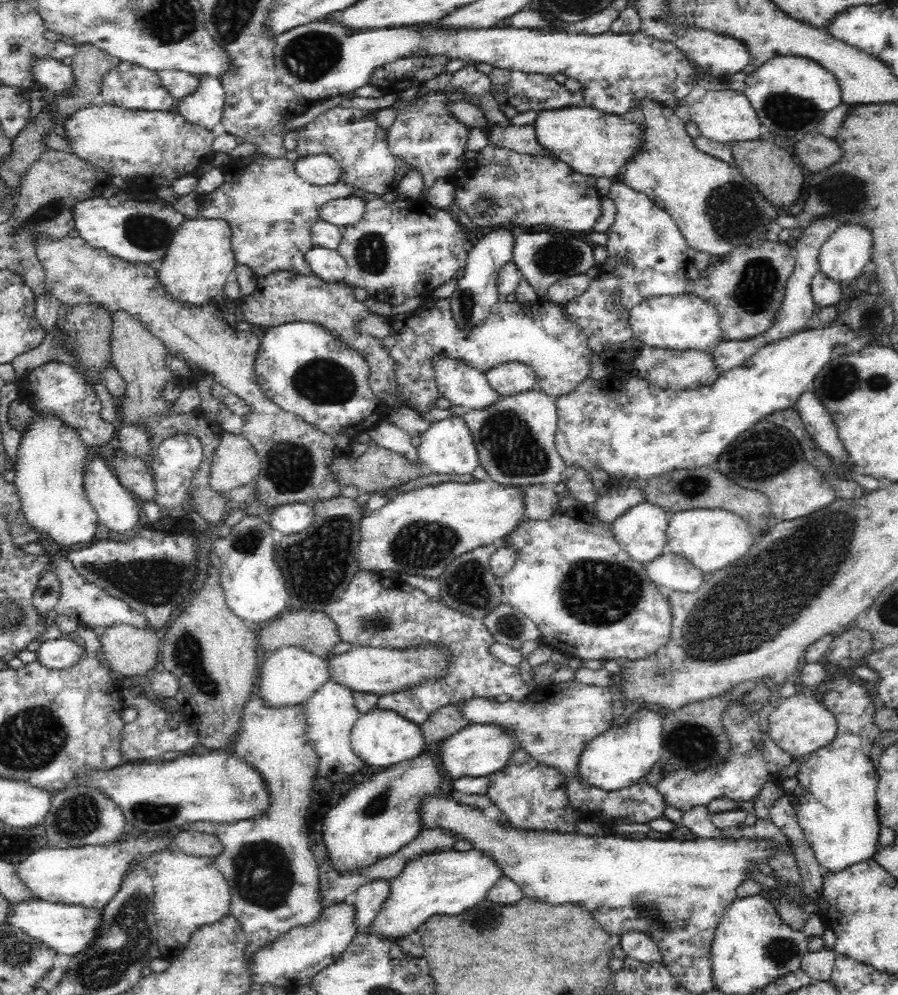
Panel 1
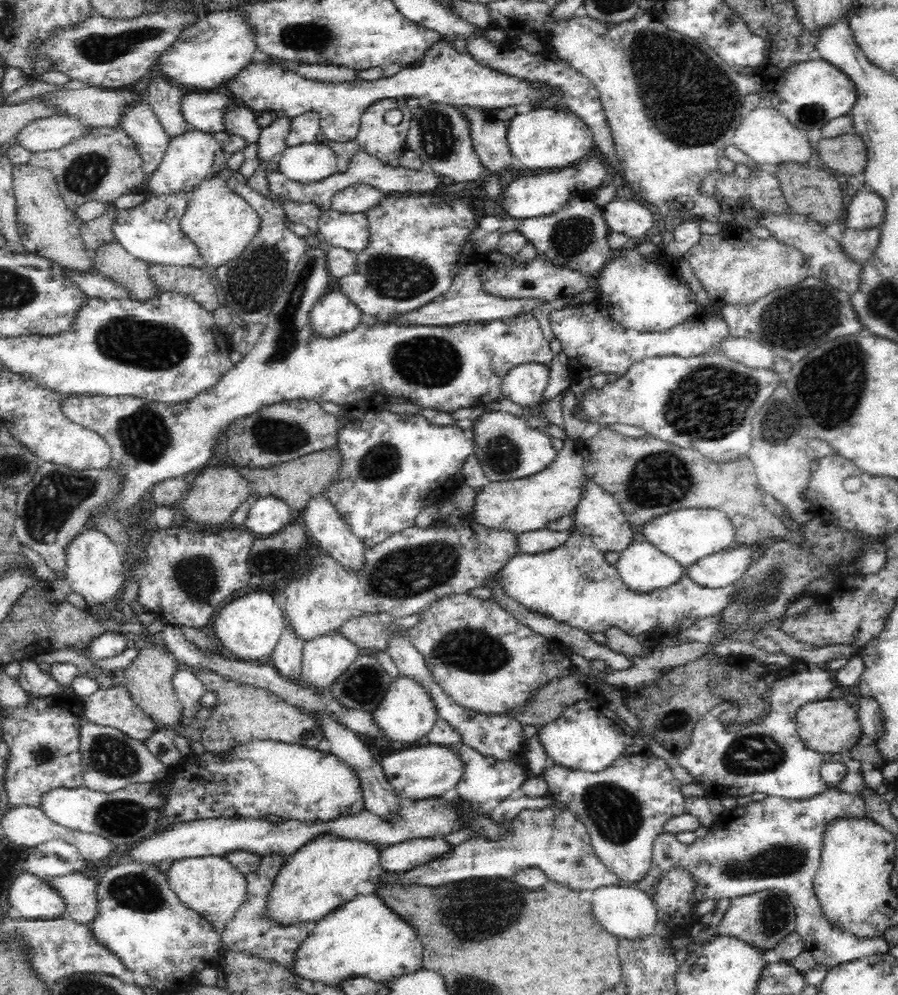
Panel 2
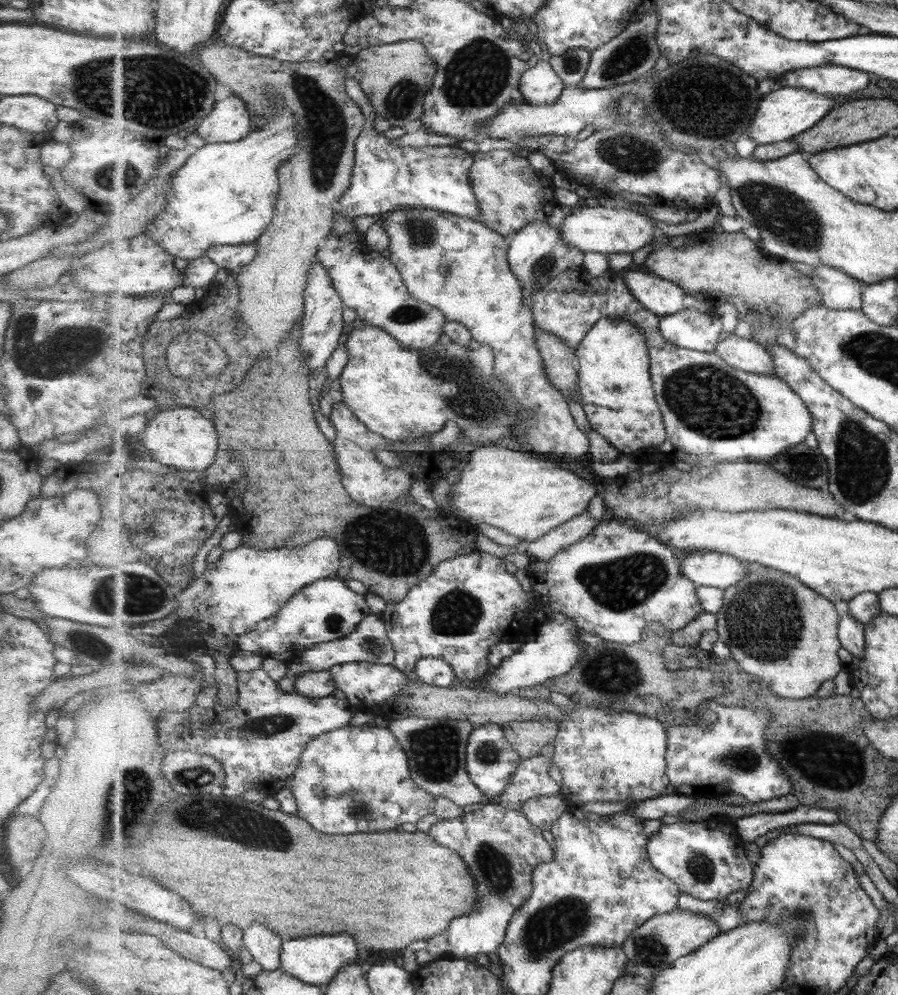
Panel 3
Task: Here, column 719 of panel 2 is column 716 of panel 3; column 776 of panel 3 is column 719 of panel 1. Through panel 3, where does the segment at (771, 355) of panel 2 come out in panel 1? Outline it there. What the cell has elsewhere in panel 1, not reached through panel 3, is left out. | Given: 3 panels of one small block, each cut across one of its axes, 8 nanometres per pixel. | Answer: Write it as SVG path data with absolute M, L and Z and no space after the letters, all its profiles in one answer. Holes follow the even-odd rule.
M642 346L636 359L633 360L633 371L647 378L655 386L672 390L692 390L693 387L713 384L721 375L718 371L714 354L702 350L670 350Z

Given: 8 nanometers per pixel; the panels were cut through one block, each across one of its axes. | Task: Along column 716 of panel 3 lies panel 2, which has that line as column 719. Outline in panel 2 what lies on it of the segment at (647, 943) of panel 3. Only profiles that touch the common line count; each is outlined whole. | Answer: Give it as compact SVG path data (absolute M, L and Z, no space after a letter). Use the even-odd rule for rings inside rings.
M777 888L759 890L754 894L740 895L731 899L726 914L713 930L712 939L736 938L748 947L766 953L776 948L786 936L795 932L795 909L784 890Z

